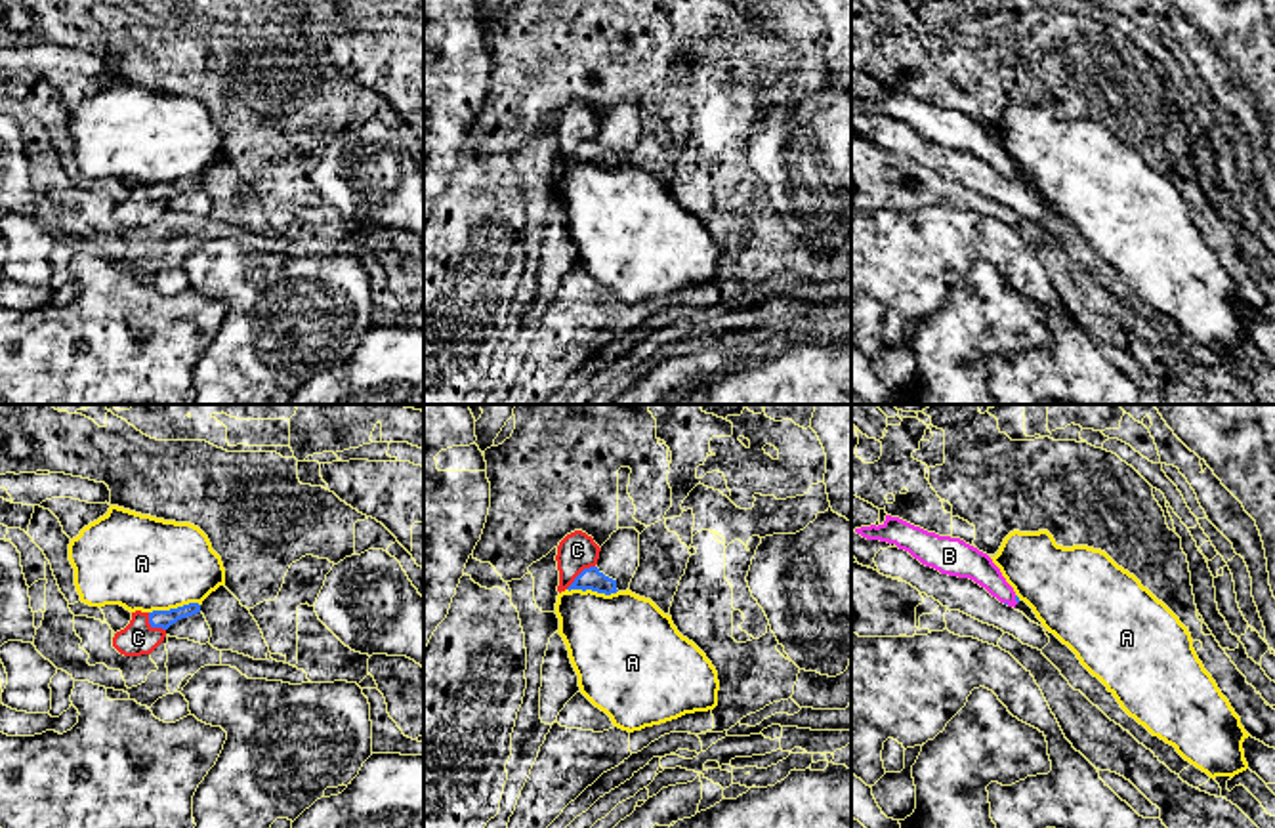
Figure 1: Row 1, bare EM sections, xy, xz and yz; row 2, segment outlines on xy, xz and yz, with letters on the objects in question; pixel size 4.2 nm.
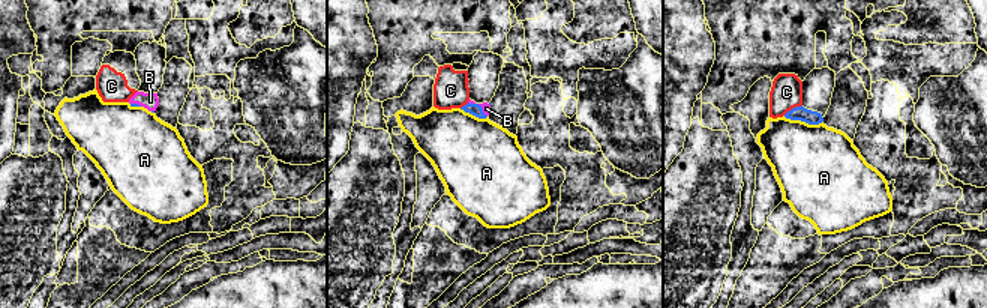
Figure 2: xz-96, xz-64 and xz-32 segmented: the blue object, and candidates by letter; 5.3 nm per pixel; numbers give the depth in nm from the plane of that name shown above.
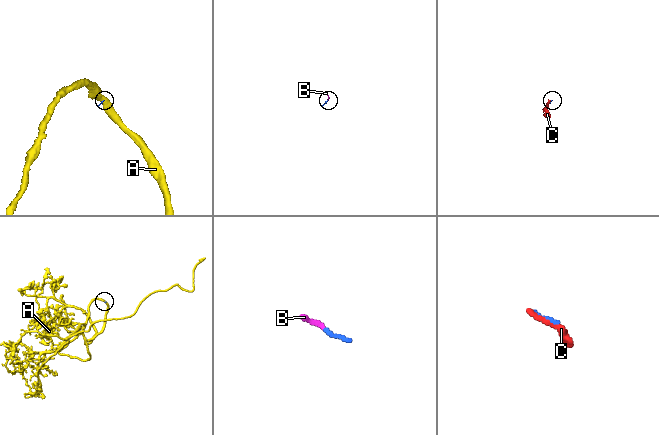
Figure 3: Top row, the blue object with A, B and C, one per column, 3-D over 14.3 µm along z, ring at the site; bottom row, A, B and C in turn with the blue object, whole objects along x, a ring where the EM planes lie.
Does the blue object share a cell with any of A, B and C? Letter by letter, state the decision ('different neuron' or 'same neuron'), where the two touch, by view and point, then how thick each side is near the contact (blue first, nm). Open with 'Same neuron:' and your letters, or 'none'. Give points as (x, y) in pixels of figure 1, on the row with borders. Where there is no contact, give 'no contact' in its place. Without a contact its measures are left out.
Same neuron: B
A: different neuron; contact xy (174, 609); calibres 80 and 400 nm
B: same neuron; contact yz (1016, 600); calibres 20 and 130 nm
C: different neuron; contact xz (579, 575); calibres 100 and 160 nm

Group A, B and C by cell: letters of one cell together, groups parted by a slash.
A / B / C

